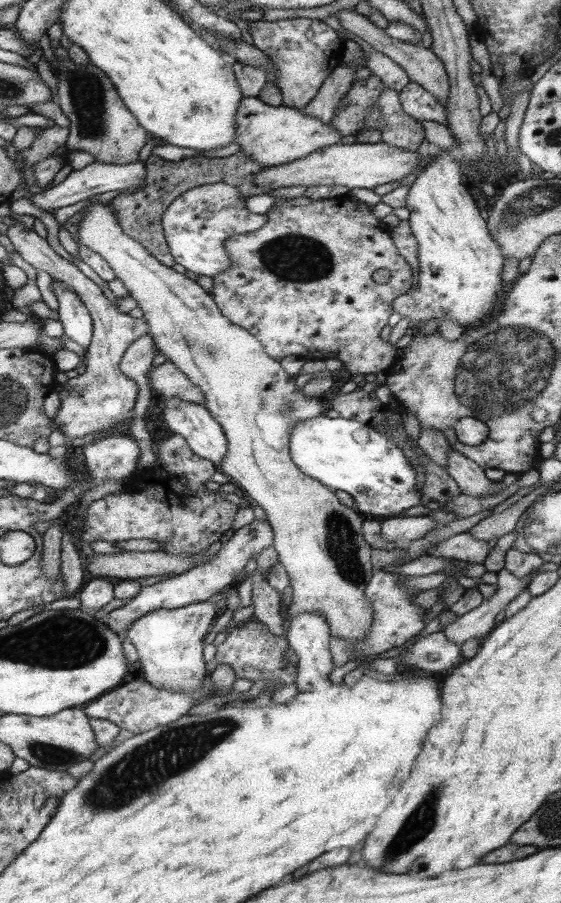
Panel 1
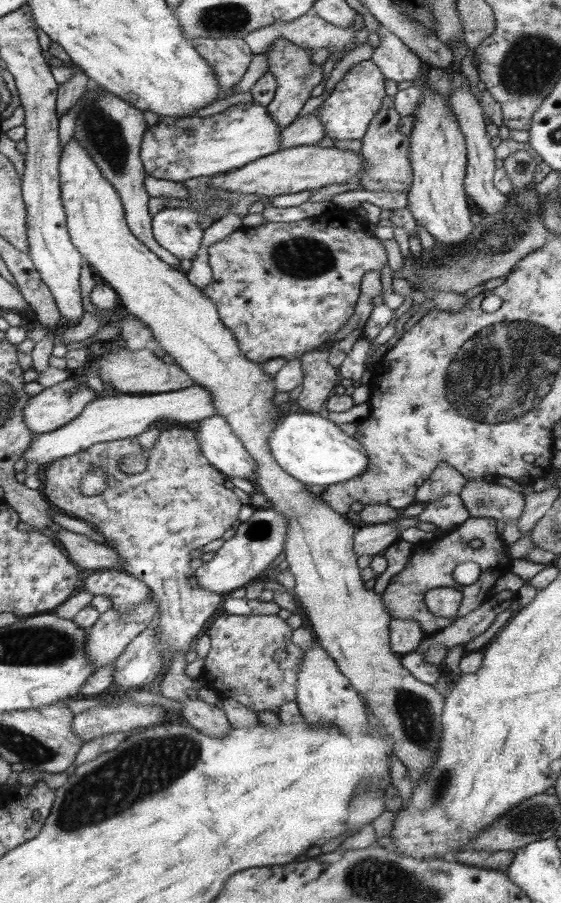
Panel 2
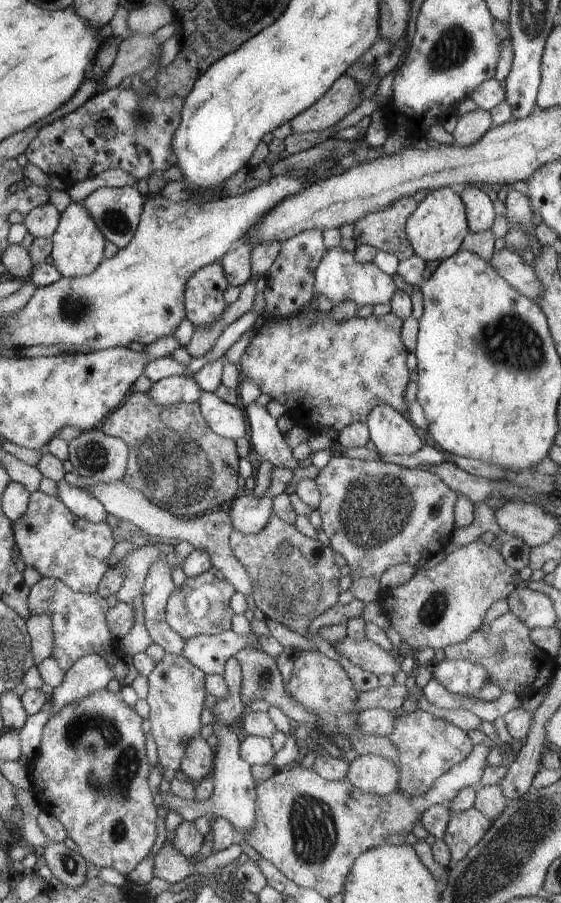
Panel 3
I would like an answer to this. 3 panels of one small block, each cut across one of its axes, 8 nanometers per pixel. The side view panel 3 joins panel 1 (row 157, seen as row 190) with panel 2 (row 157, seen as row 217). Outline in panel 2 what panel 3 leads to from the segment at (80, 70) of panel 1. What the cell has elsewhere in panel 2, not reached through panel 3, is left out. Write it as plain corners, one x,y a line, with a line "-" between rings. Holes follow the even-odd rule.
95,84
89,86
89,90
81,96
81,100
77,104
81,104
81,108
75,116
73,138
89,152
89,156
95,160
95,166
99,166
99,172
103,172
103,176
119,192
123,208
125,208
125,220
127,220
127,226
131,228
131,234
135,234
135,238
139,238
163,262
167,262
179,270
179,258
175,258
169,250
165,250
163,246
159,246
159,242
155,242
151,218
147,214
149,194
143,186
145,168
143,168
143,160
139,154
141,144
143,144
143,134
147,132
143,112
137,110
135,106
131,106
129,102
125,102
123,98
119,98
-
87,94
93,94
95,98
87,100

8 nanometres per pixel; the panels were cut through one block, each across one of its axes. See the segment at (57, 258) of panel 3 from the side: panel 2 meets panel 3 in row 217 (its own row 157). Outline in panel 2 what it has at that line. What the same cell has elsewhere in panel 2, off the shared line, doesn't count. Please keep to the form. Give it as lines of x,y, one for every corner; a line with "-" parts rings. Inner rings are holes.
71,138
69,142
67,142
67,146
65,148
61,148
63,152
61,152
61,158
59,158
59,182
61,182
61,200
63,200
63,206
65,206
65,210
67,210
67,230
71,232
71,242
75,242
75,246
81,250
81,254
83,254
83,258
87,258
87,262
89,262
89,266
91,266
91,270
93,270
93,274
97,274
103,282
105,282
105,286
109,286
109,288
113,288
115,290
115,294
117,294
117,302
121,304
121,308
123,308
123,312
127,312
127,314
131,314
131,316
135,316
137,320
141,320
149,330
151,330
151,336
157,340
157,344
163,348
163,352
165,354
169,354
171,358
173,358
173,364
175,366
179,366
193,382
195,382
195,386
203,386
203,390
207,390
207,394
211,396
211,406
215,406
215,416
219,416
219,418
225,418
227,420
227,426
231,428
231,432
233,432
233,436
237,436
239,438
239,442
243,442
243,450
247,450
249,452
249,456
257,462
257,468
255,468
255,472
253,472
253,478
249,478
249,482
253,482
253,486
255,486
255,490
257,490
257,494
263,494
263,498
265,498
265,502
267,502
267,510
273,510
273,512
277,512
277,514
281,514
283,518
287,518
287,538
285,538
285,544
283,544
283,554
285,554
285,562
287,562
287,572
291,572
293,574
293,578
295,578
295,586
293,586
293,596
295,596
295,600
297,600
297,606
301,608
301,612
303,612
303,616
305,616
305,620
309,622
309,628
311,628
311,632
313,632
313,636
315,636
315,640
317,640
317,644
335,660
335,664
339,666
339,670
349,678
349,682
351,682
351,686
355,688
355,690
359,690
361,694
363,694
363,698
367,698
367,706
369,706
369,710
373,712
373,716
375,718
379,718
385,726
387,726
387,732
391,734
391,740
393,740
393,746
395,746
395,756
403,762
403,766
407,768
407,772
409,772
409,780
415,780
415,778
421,778
421,774
427,770
427,766
431,764
431,758
433,758
433,754
435,754
435,746
437,746
437,740
439,740
439,732
443,730
443,726
441,726
441,716
443,716
443,706
445,706
445,698
441,696
441,694
437,694
433,688
431,688
431,684
425,684
425,682
419,682
419,680
415,680
403,666
401,666
401,662
399,662
399,658
389,650
389,646
387,646
387,624
393,620
393,616
391,616
391,610
387,610
387,604
383,602
383,596
381,594
375,594
373,590
367,590
365,588
365,582
361,580
361,568
357,566
357,554
355,554
355,548
353,548
353,536
355,536
355,532
359,530
359,528
355,528
355,524
351,524
351,520
347,520
347,518
343,518
343,516
339,516
339,514
335,514
323,500
321,500
321,496
315,496
315,494
311,494
311,492
307,492
307,488
305,488
305,484
303,482
299,482
297,478
293,478
291,474
287,474
281,466
279,466
279,462
275,460
275,456
271,454
271,434
275,434
275,430
281,426
281,422
283,422
283,416
281,416
281,406
275,406
275,396
277,396
277,386
275,386
275,376
271,376
271,374
267,374
265,372
265,368
263,368
263,364
255,364
255,362
251,362
241,350
239,350
239,338
235,338
235,334
233,334
233,330
231,328
227,328
223,322
221,322
221,316
219,316
219,310
217,310
217,306
215,306
215,302
211,302
211,298
207,298
207,294
203,294
203,290
199,290
199,288
195,288
193,284
189,284
187,282
187,274
183,274
181,270
177,270
177,268
173,268
171,264
167,264
167,262
163,262
155,252
151,252
139,238
135,238
135,234
131,234
131,228
127,226
127,220
125,220
125,208
123,208
123,202
121,202
121,196
119,196
119,192
115,190
115,186
103,176
103,172
99,172
99,166
95,166
95,160
89,156
89,152
75,140
75,138

